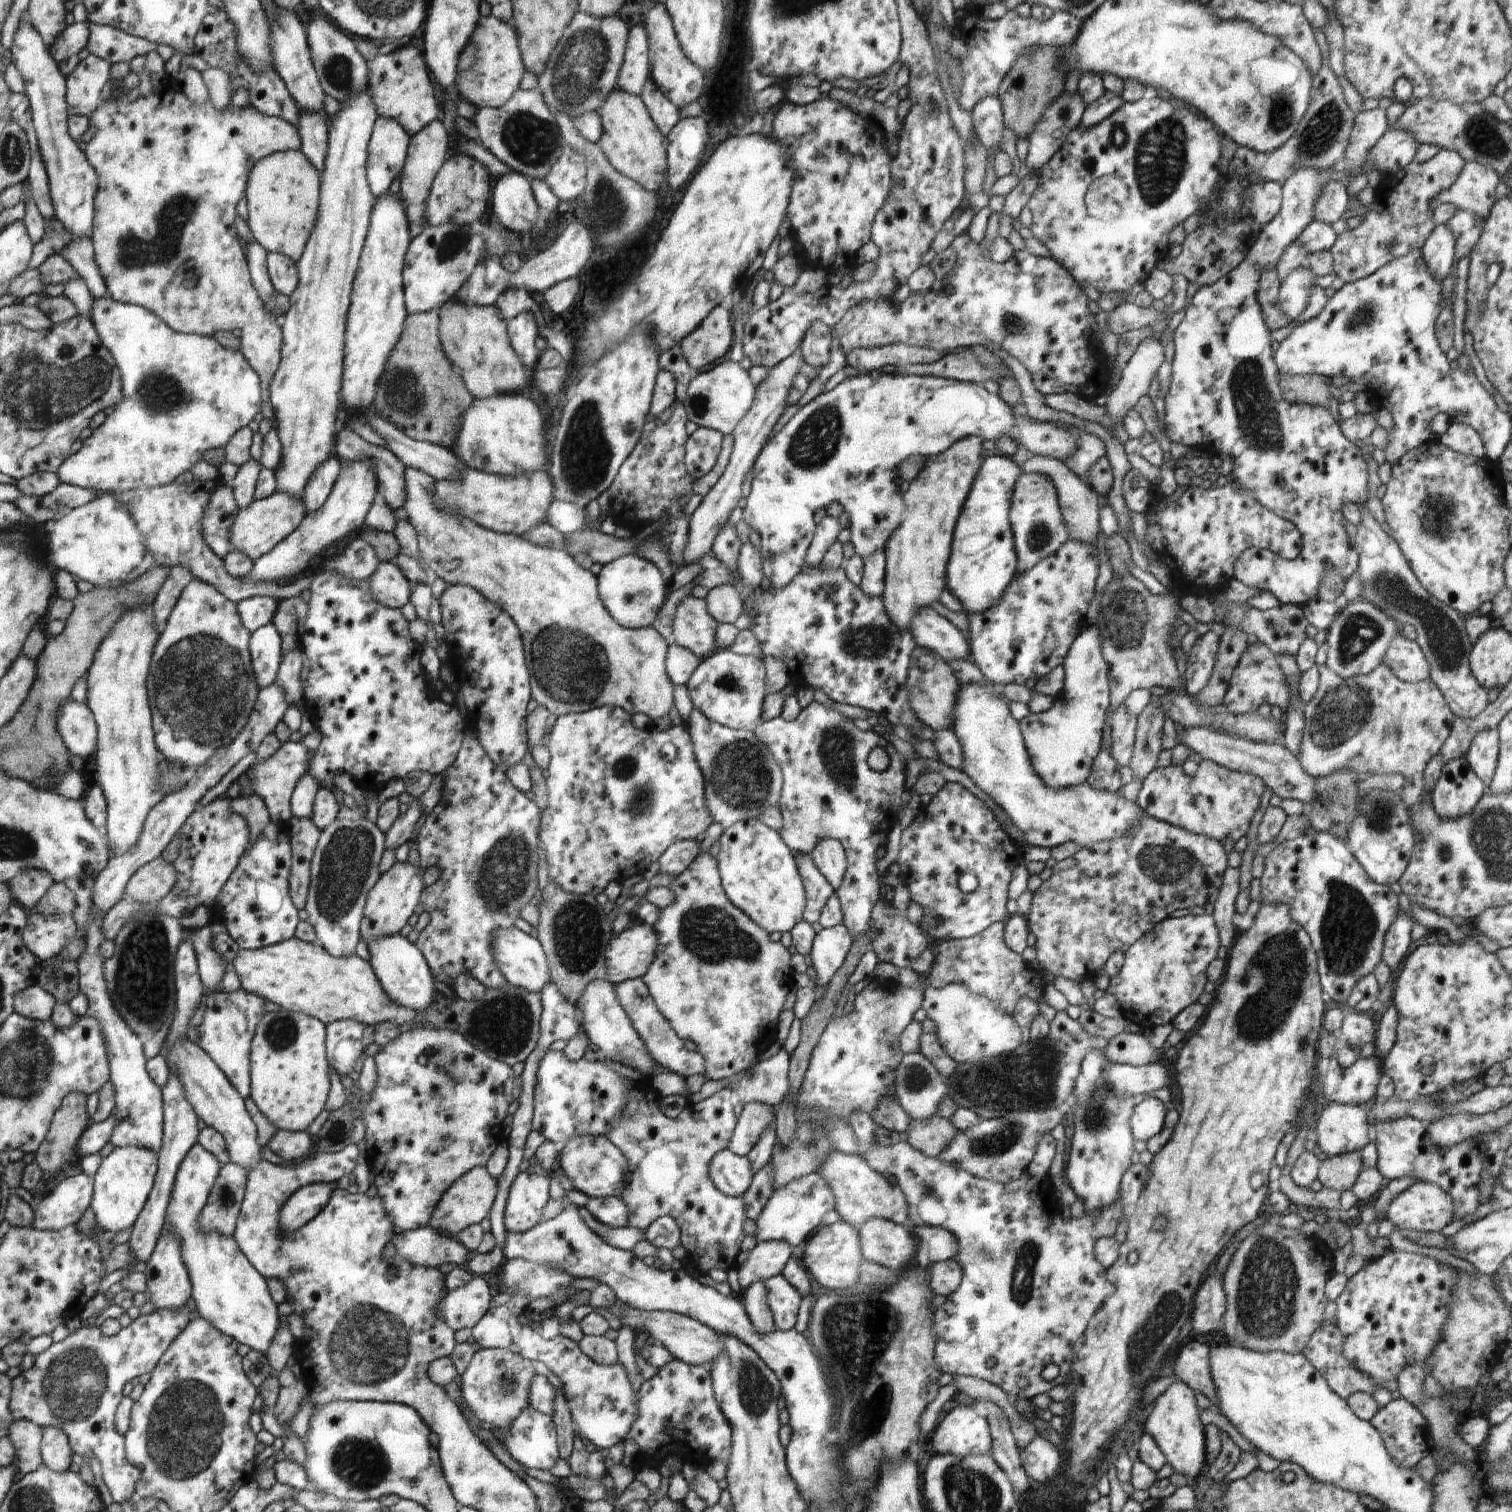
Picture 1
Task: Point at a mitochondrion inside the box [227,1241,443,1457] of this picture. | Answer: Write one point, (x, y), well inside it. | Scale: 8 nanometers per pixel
(369, 1344)

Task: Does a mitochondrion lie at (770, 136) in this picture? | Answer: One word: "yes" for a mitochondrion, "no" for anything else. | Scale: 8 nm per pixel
no

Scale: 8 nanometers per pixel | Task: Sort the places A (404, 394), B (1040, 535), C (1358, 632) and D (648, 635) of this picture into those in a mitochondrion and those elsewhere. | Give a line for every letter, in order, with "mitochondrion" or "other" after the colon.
A: mitochondrion
B: mitochondrion
C: mitochondrion
D: other

